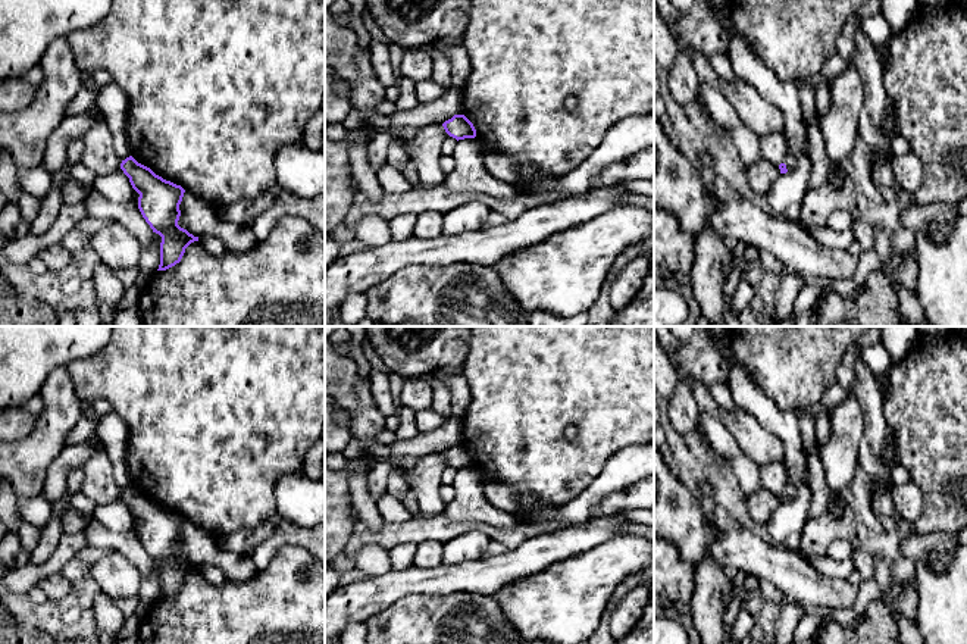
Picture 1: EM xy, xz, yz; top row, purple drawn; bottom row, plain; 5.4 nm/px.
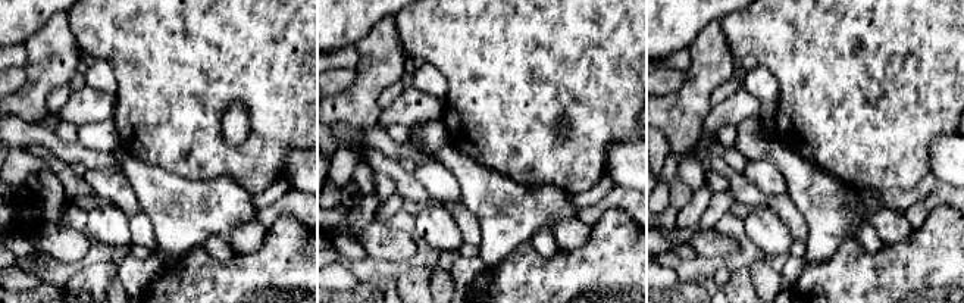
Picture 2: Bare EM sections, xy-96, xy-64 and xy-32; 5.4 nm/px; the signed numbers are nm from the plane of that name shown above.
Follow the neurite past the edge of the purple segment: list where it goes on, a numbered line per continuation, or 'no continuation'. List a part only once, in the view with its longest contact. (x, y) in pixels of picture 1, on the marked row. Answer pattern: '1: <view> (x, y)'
1: xz (425, 150)

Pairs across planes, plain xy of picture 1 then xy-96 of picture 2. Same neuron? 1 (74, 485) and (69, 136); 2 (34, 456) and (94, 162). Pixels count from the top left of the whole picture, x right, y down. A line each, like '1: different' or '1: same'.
1: same
2: different

